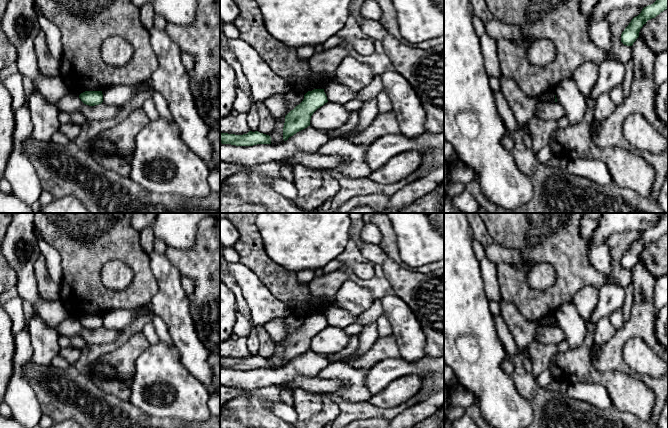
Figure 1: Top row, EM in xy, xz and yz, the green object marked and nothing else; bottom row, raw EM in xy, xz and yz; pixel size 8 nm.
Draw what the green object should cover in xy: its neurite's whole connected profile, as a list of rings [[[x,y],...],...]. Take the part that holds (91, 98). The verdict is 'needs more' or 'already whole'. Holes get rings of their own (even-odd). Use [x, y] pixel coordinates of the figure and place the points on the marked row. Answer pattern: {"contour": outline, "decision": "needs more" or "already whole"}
{"contour": [[[85,91],[79,95],[79,98],[89,106],[99,105],[103,102],[102,91]]], "decision": "already whole"}

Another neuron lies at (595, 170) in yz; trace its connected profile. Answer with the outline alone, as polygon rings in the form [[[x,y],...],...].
[[[570,158],[566,169],[572,175],[585,177],[601,185],[614,184],[608,168],[600,160]]]

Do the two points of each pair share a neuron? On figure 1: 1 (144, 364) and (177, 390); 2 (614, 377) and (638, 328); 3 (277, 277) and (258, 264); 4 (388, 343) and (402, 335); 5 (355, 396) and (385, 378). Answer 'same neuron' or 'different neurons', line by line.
1: same neuron
2: different neurons
3: same neuron
4: different neurons
5: different neurons

